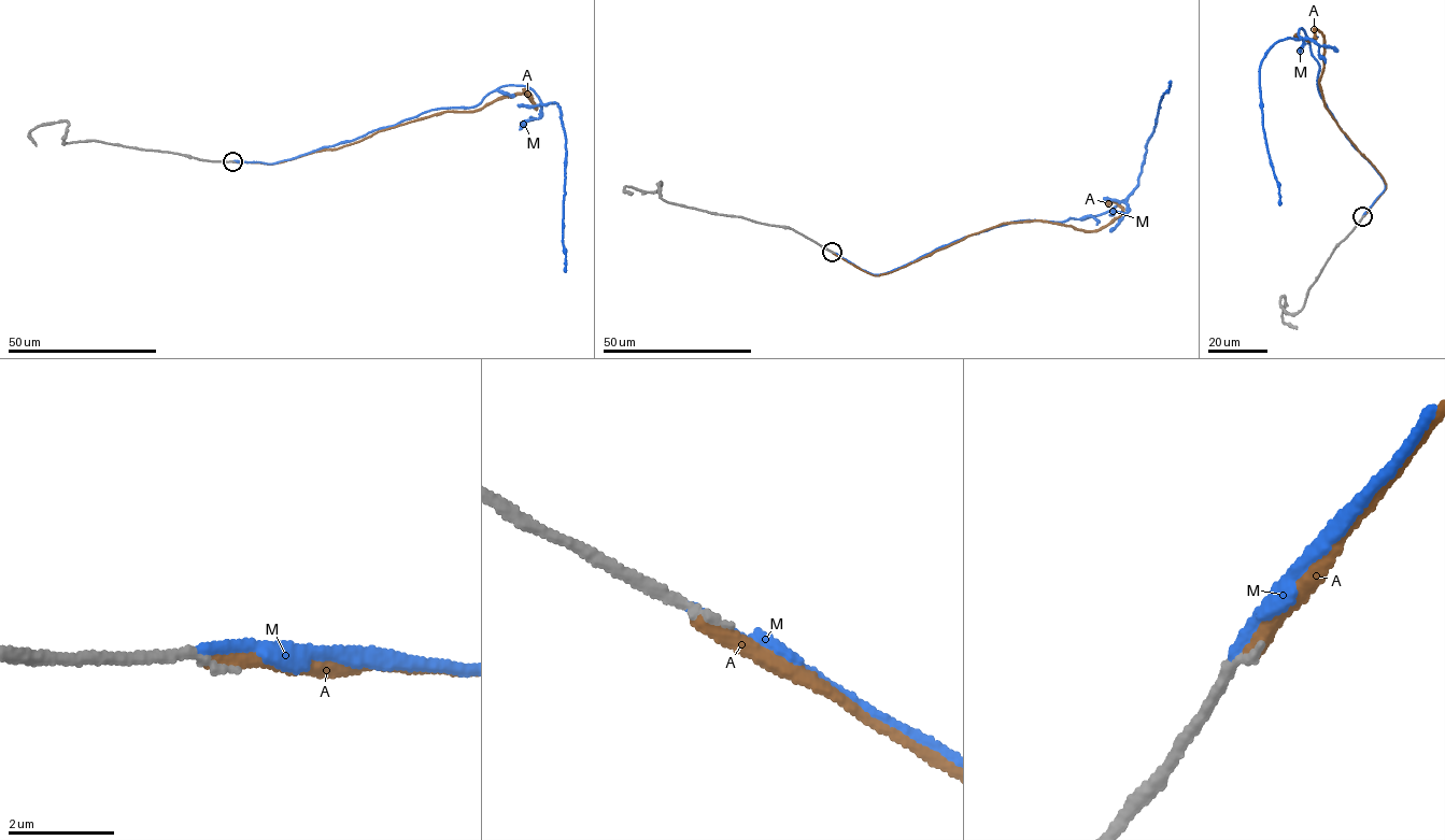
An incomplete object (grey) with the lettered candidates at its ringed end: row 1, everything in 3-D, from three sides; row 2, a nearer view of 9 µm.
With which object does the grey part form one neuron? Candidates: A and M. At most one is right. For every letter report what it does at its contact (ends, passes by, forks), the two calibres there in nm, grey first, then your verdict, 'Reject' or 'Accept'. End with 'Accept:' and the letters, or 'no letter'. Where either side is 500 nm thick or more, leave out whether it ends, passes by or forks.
A: It ends there. Thickness 180 nm (grey) against 340 nm. Reject
M: It ends there. Thickness 240 nm (grey) against 200 nm. Accept
Accept: M

